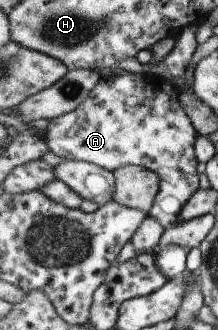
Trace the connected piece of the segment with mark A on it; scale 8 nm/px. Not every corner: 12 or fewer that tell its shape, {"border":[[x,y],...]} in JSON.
{"border":[[118,70],[45,143],[160,175],[169,229],[200,190],[199,133],[168,78]]}

